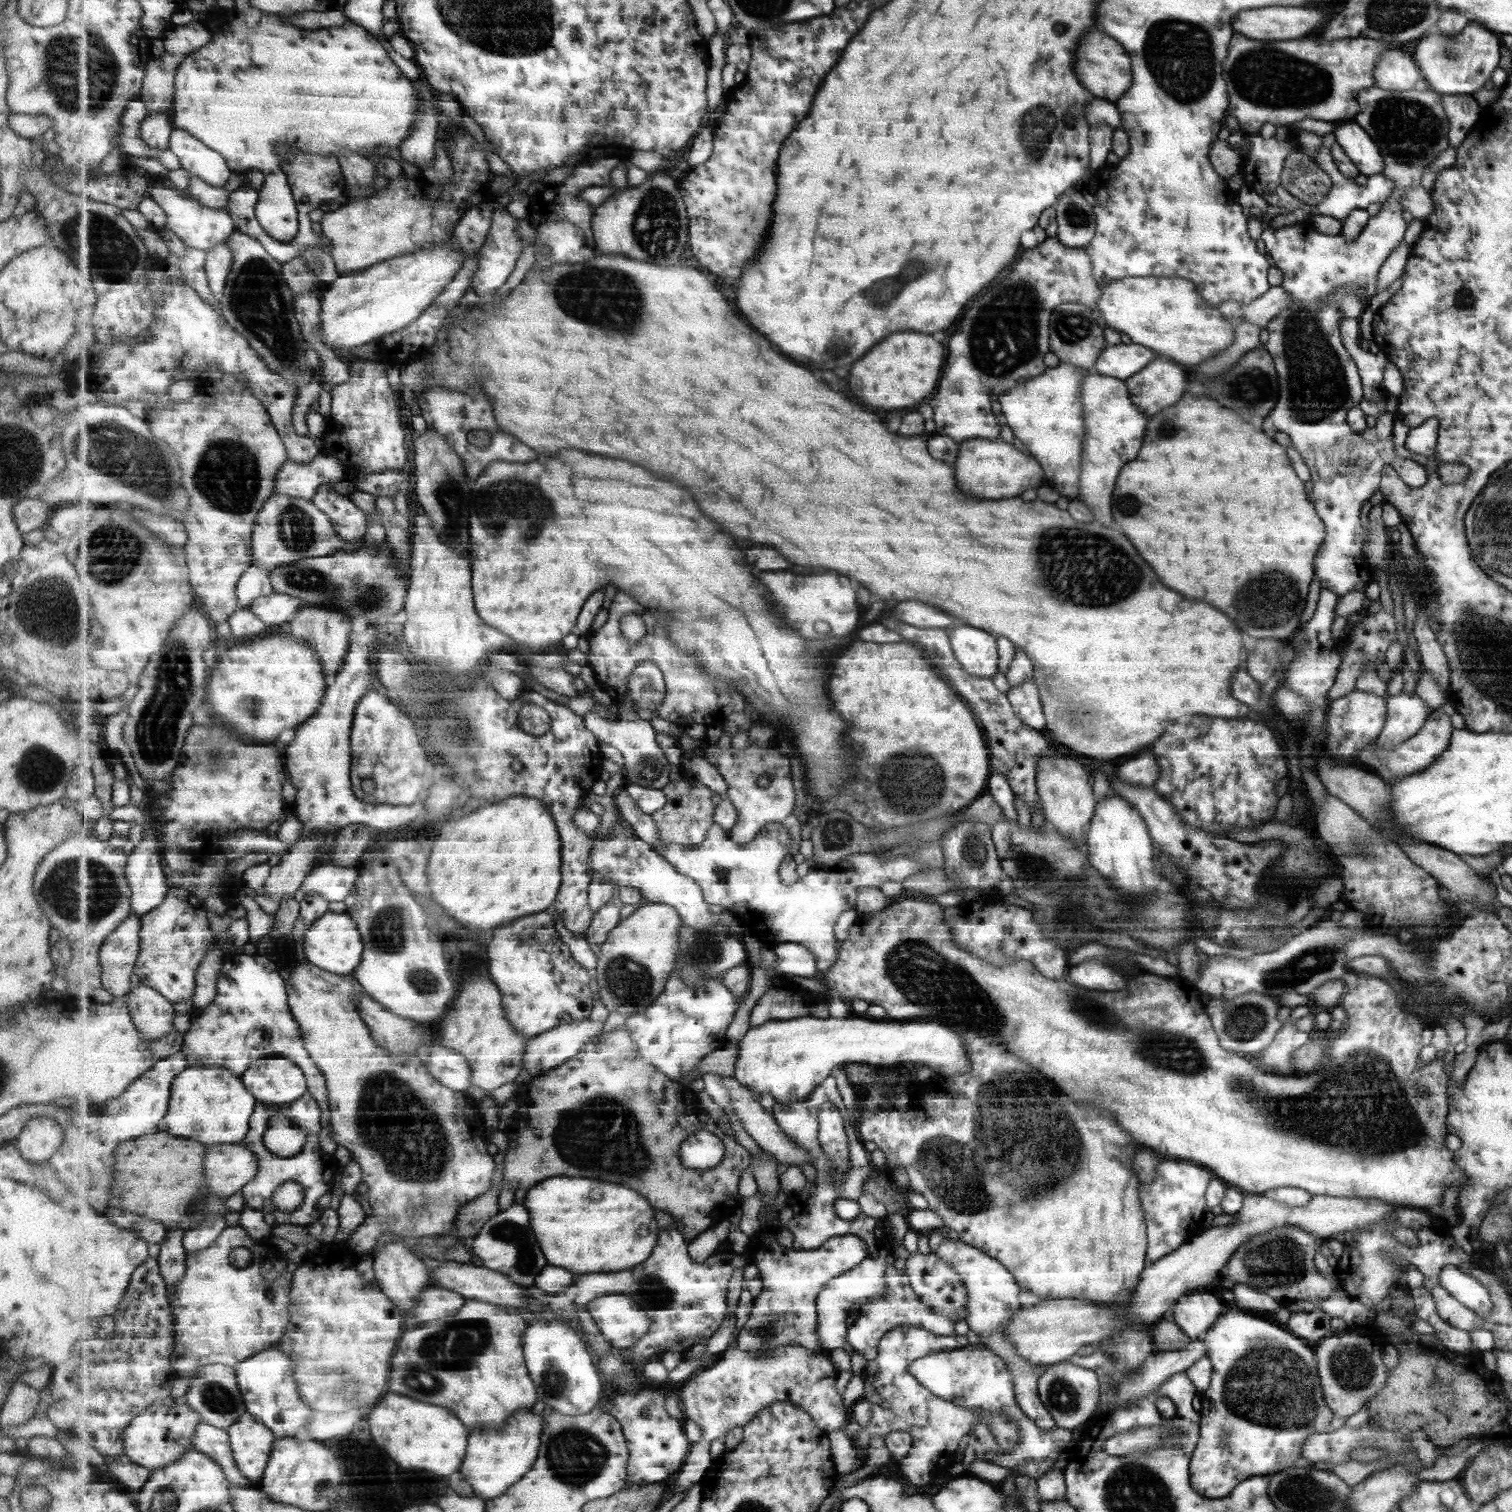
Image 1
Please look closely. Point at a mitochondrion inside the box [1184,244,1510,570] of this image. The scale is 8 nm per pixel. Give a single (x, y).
(1322, 389)

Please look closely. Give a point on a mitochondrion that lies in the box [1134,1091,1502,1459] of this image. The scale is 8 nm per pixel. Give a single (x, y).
(1284, 1415)

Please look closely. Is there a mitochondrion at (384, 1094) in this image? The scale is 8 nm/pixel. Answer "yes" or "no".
yes

